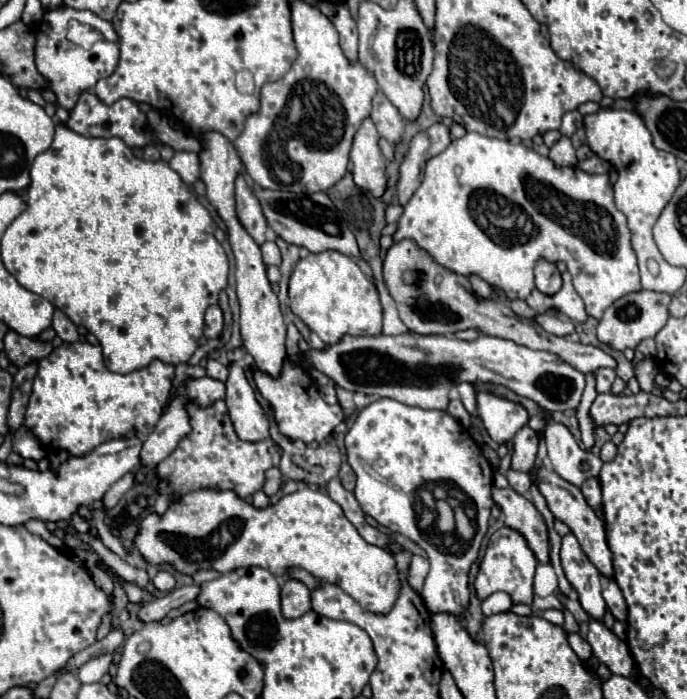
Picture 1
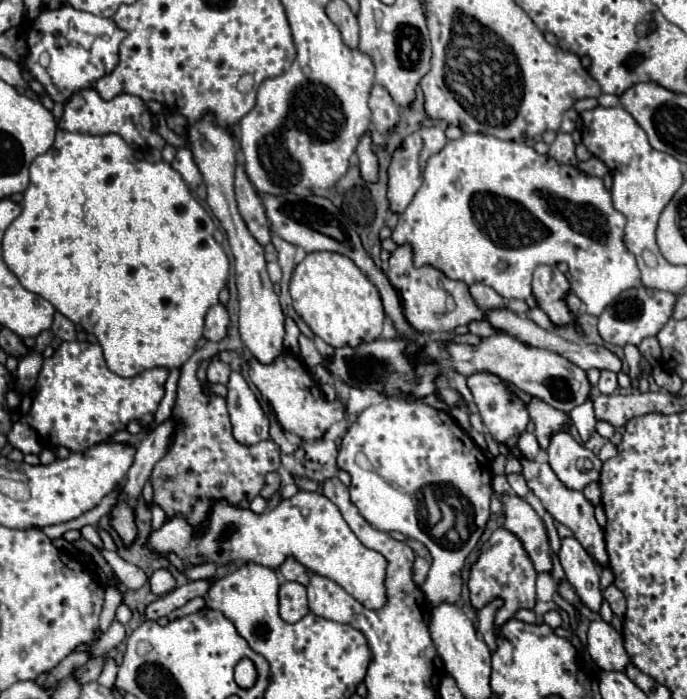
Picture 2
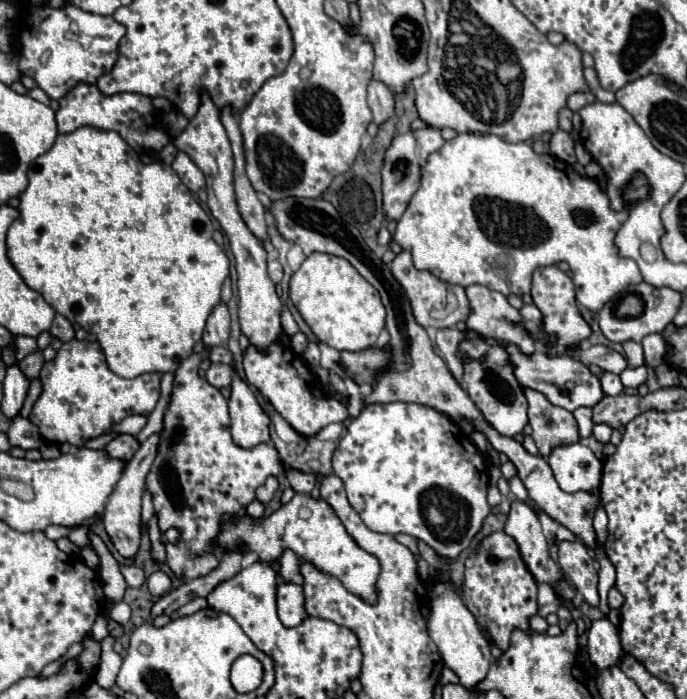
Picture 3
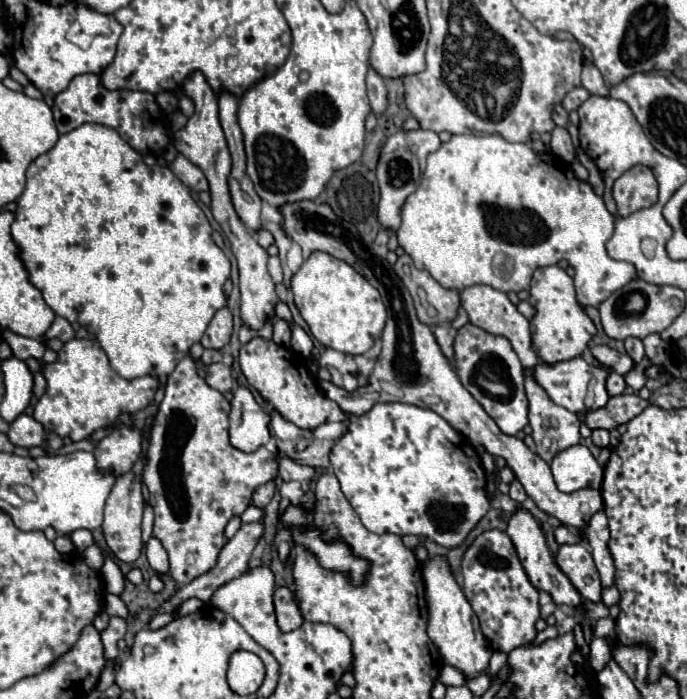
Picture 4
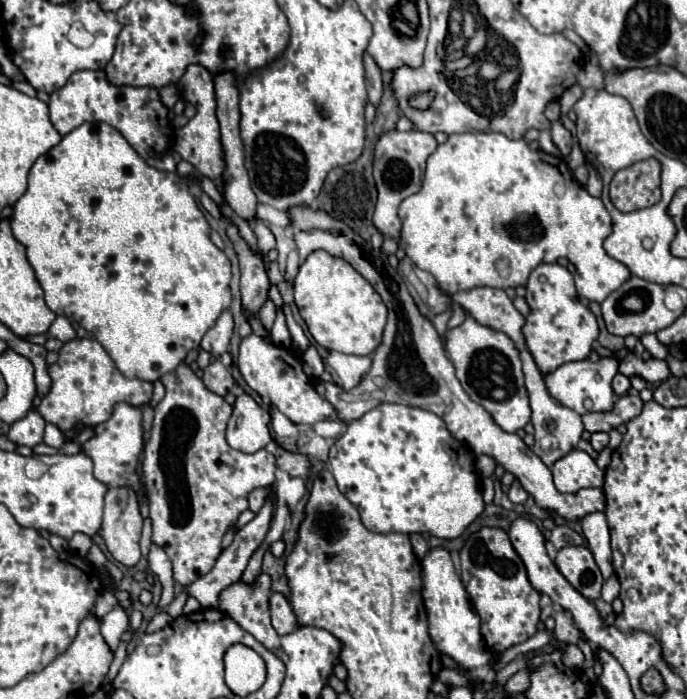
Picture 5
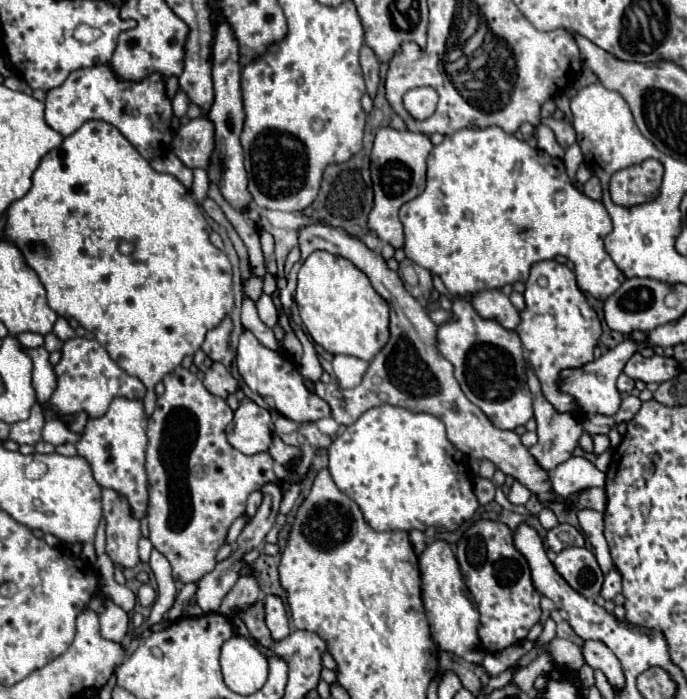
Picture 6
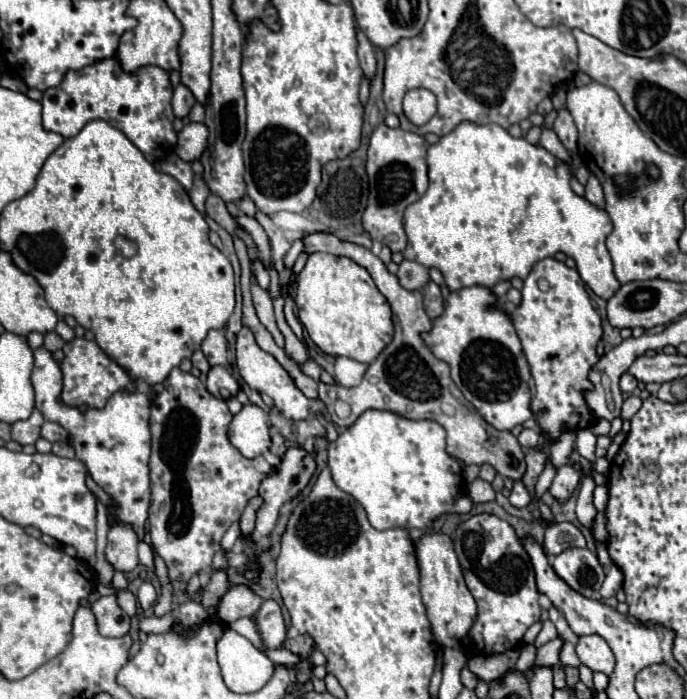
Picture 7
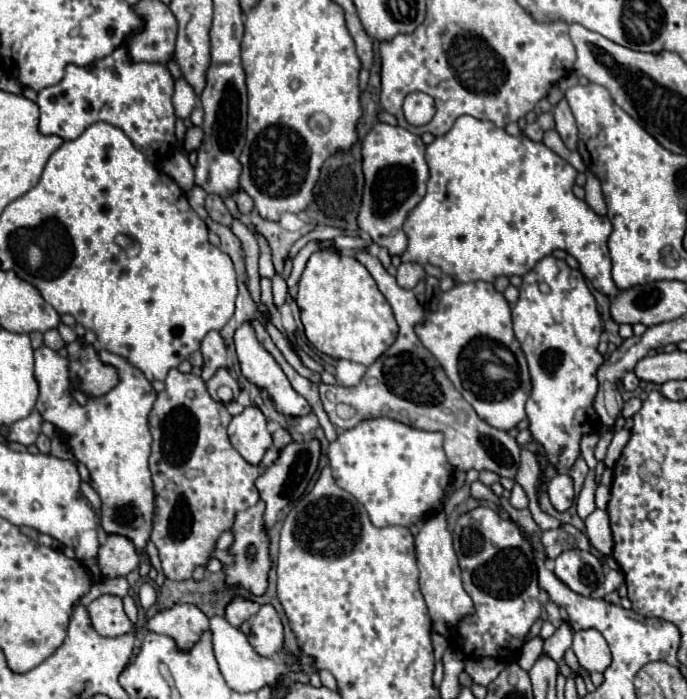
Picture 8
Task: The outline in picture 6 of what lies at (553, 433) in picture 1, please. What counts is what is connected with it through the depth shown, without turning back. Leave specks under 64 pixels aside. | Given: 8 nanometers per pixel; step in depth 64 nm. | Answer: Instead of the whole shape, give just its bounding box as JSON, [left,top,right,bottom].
[550,456,606,498]

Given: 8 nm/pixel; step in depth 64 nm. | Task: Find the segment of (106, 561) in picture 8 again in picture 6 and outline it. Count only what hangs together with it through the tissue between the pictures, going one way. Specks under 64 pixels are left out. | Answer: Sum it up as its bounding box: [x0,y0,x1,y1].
[102,489,142,566]

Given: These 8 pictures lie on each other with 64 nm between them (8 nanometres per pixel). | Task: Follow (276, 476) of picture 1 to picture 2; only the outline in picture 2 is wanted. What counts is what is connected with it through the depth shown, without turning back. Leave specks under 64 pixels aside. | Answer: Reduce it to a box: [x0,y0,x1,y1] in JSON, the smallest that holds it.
[260,472,280,500]

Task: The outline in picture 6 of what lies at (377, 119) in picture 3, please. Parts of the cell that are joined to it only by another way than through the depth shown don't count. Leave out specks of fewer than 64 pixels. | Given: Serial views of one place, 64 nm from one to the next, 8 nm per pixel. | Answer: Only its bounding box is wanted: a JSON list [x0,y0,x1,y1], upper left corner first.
[360,46,380,100]

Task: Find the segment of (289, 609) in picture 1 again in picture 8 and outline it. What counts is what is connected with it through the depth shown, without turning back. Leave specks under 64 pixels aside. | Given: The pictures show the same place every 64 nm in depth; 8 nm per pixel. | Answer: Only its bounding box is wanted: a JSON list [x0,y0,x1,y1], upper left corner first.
[248,604,284,658]

